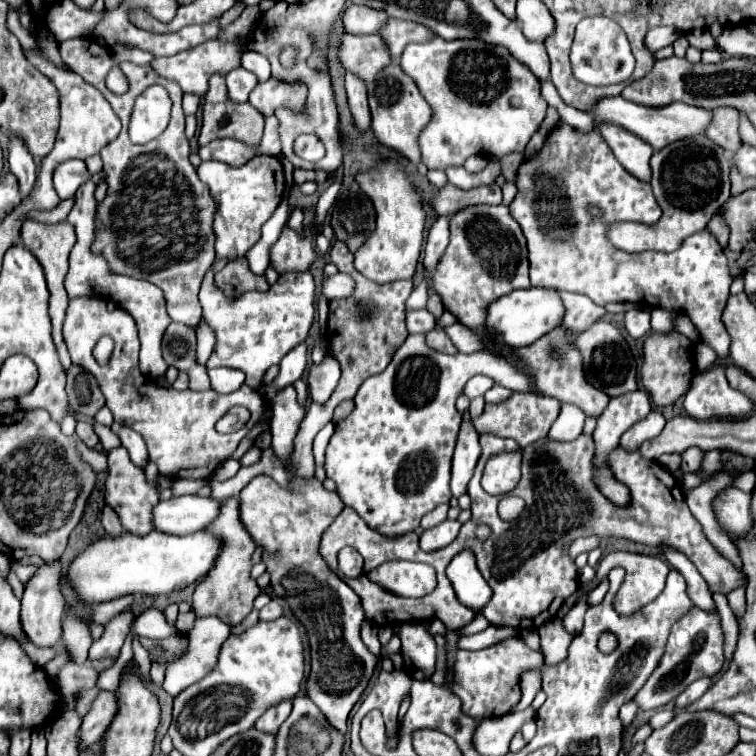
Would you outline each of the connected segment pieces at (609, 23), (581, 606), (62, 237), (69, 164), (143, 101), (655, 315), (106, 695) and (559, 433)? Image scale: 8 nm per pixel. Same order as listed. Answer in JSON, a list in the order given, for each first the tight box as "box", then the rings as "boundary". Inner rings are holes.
[{"box":[570,17,634,85],"boundary":[[[586,17],[576,27],[572,51],[570,51],[572,73],[578,81],[590,85],[614,85],[628,81],[634,71],[634,55],[630,51],[626,33],[620,25],[608,17]]]},{"box":[562,597,588,635],"boundary":[[[582,597],[562,619],[562,625],[564,629],[570,633],[570,635],[576,635],[580,629],[582,629],[582,623],[584,623],[584,613],[586,613],[588,605],[586,605],[586,597]]]},{"box":[20,221,76,369],"boundary":[[[26,221],[20,229],[20,239],[24,243],[26,249],[32,251],[32,255],[40,261],[42,269],[44,269],[44,275],[46,275],[46,283],[48,283],[48,291],[50,291],[50,319],[52,319],[52,339],[54,339],[54,345],[58,349],[58,355],[60,355],[60,363],[64,369],[70,367],[70,355],[68,355],[68,349],[62,341],[62,323],[64,323],[64,313],[66,313],[66,307],[68,307],[68,295],[64,291],[64,275],[68,273],[68,255],[70,255],[70,249],[74,247],[76,243],[76,233],[74,233],[74,227],[66,221],[62,223],[56,223],[56,225],[44,225],[44,223],[36,223],[36,221]]]},{"box":[54,159,90,199],"boundary":[[[70,159],[64,161],[54,169],[54,189],[60,199],[68,199],[76,193],[76,189],[90,179],[90,173],[86,171],[84,161],[80,159]]]},{"box":[130,87,170,145],"boundary":[[[148,87],[134,103],[130,119],[130,141],[144,145],[156,139],[170,121],[170,97],[164,87]],[[150,127],[150,129],[148,129]]]},{"box":[652,309,678,333],"boundary":[[[652,309],[652,329],[660,331],[660,333],[670,333],[672,331],[672,319],[678,315],[674,311],[666,311],[666,309]]]},{"box":[78,691,116,749],"boundary":[[[100,691],[98,697],[92,701],[88,713],[82,719],[82,729],[78,731],[80,749],[90,747],[92,743],[100,741],[102,733],[110,725],[116,715],[116,697],[112,691]]]},{"box":[548,405,584,441],"boundary":[[[562,405],[548,437],[554,441],[574,441],[584,429],[584,413],[576,405]]]}]

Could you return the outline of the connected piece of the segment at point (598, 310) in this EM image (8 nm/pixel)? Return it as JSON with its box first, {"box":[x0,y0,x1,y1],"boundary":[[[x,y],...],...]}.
{"box":[558,291,606,333],"boundary":[[[558,291],[562,303],[564,303],[564,327],[572,333],[582,333],[586,331],[592,323],[596,323],[606,311],[604,307],[594,305],[586,295],[578,293],[568,293],[568,291]]]}

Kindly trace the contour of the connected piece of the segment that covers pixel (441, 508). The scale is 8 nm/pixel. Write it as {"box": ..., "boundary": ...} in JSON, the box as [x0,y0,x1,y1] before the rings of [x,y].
{"box":[422,505,448,529],"boundary":[[[438,505],[434,511],[430,511],[422,517],[422,529],[430,529],[430,527],[442,523],[446,519],[446,513],[448,513],[448,505]]]}

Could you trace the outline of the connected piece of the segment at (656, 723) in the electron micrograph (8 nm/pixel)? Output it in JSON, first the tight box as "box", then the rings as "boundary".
{"box":[650,709,672,729],"boundary":[[[660,709],[660,711],[656,711],[656,715],[650,719],[650,727],[652,729],[660,729],[664,723],[668,723],[670,719],[672,719],[672,709]]]}

